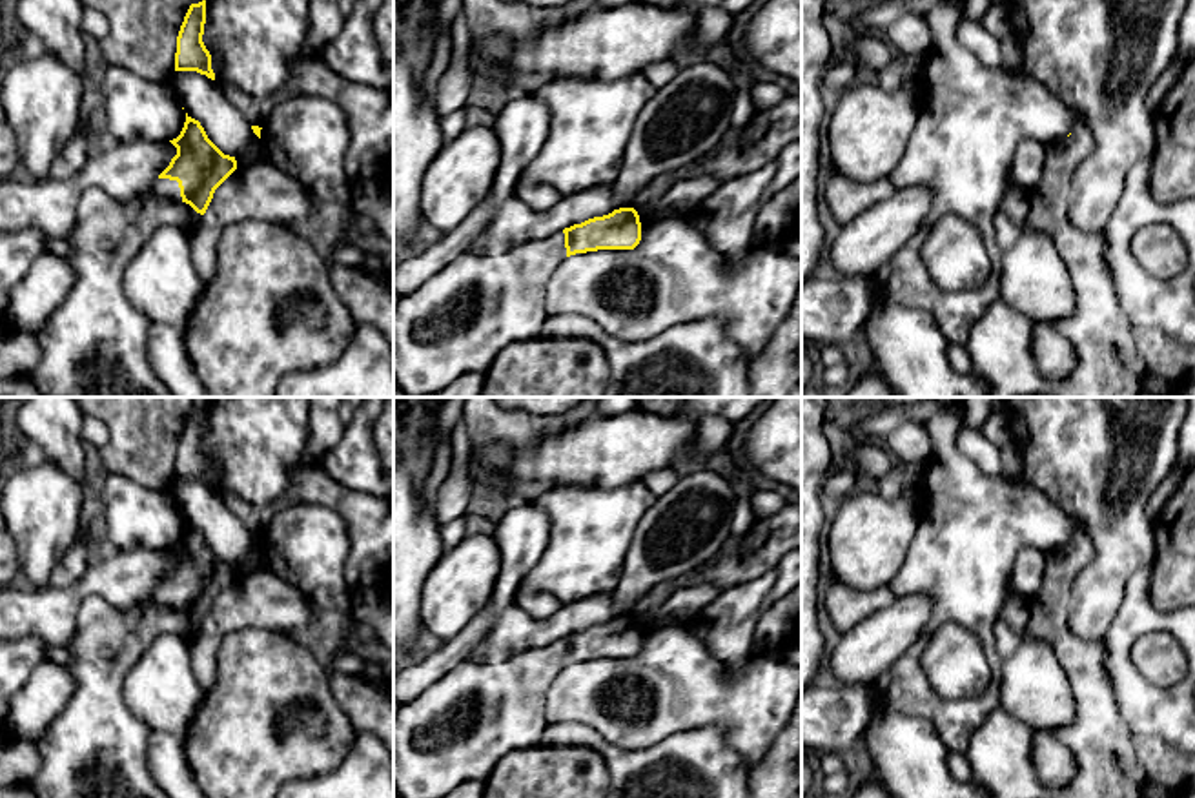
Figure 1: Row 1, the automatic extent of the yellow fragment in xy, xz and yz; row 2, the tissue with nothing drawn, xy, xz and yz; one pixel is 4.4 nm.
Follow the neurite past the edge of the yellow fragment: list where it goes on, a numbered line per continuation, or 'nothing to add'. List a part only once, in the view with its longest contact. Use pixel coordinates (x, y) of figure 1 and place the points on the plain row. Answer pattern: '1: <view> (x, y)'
1: xy (95, 747)

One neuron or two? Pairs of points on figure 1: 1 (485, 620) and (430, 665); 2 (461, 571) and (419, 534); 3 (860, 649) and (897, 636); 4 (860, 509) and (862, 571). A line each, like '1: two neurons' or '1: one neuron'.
1: one neuron
2: two neurons
3: one neuron
4: one neuron

